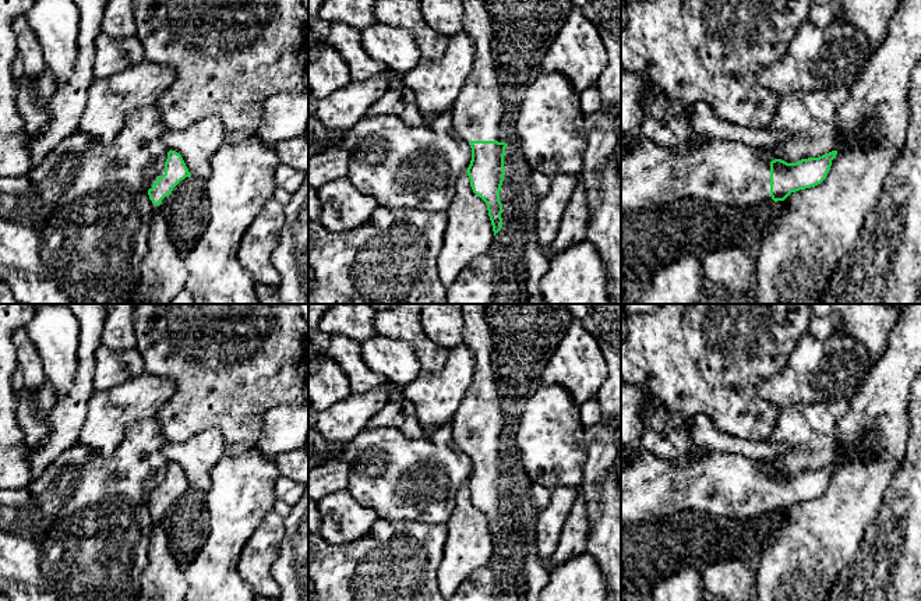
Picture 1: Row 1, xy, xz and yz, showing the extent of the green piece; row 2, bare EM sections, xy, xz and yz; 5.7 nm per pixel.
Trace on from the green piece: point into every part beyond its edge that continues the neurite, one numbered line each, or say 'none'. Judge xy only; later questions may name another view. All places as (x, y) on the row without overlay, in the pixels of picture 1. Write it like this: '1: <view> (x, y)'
1: xy (186, 523)

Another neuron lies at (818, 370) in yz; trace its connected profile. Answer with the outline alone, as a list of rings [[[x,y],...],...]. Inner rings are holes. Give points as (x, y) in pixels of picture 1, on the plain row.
[[[836,330],[828,339],[804,333],[783,370],[759,383],[761,399],[784,409],[844,397],[850,402],[872,363],[867,347]]]

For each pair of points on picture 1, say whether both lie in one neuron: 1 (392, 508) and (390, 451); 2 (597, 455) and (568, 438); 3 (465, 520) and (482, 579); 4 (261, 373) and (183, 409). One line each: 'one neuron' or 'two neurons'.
1: one neuron
2: two neurons
3: two neurons
4: one neuron

